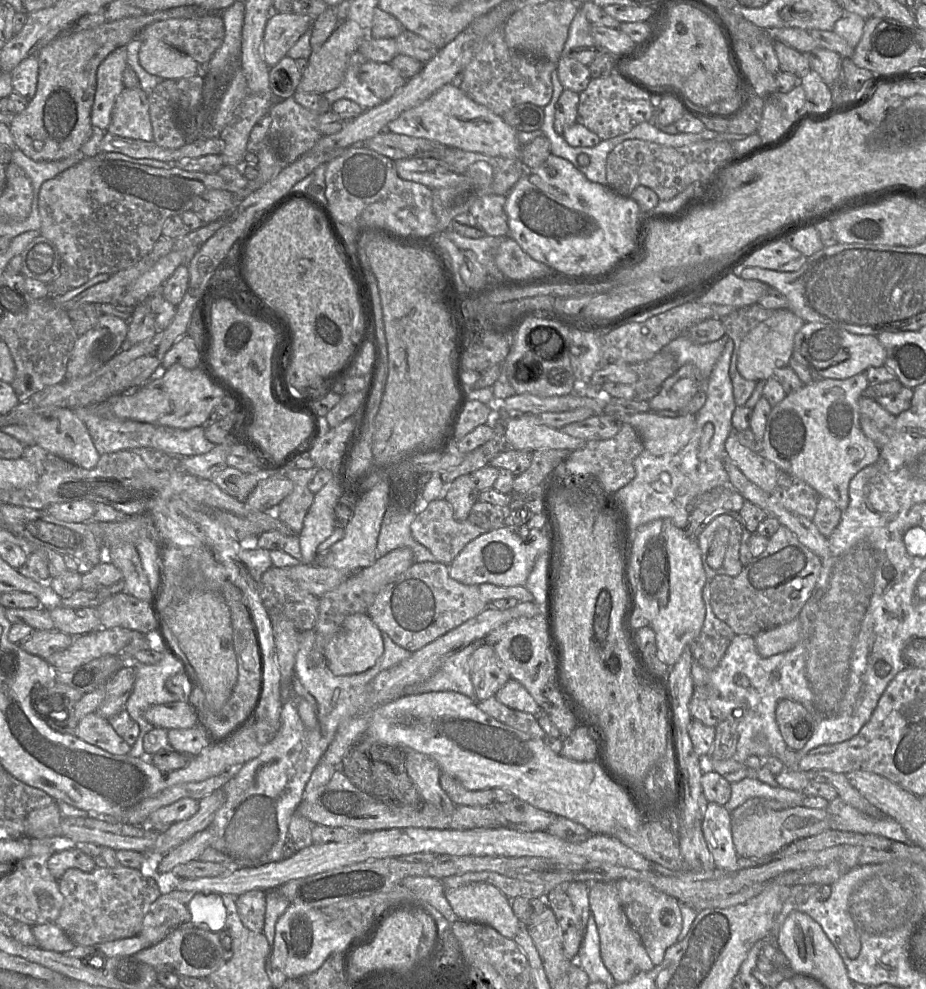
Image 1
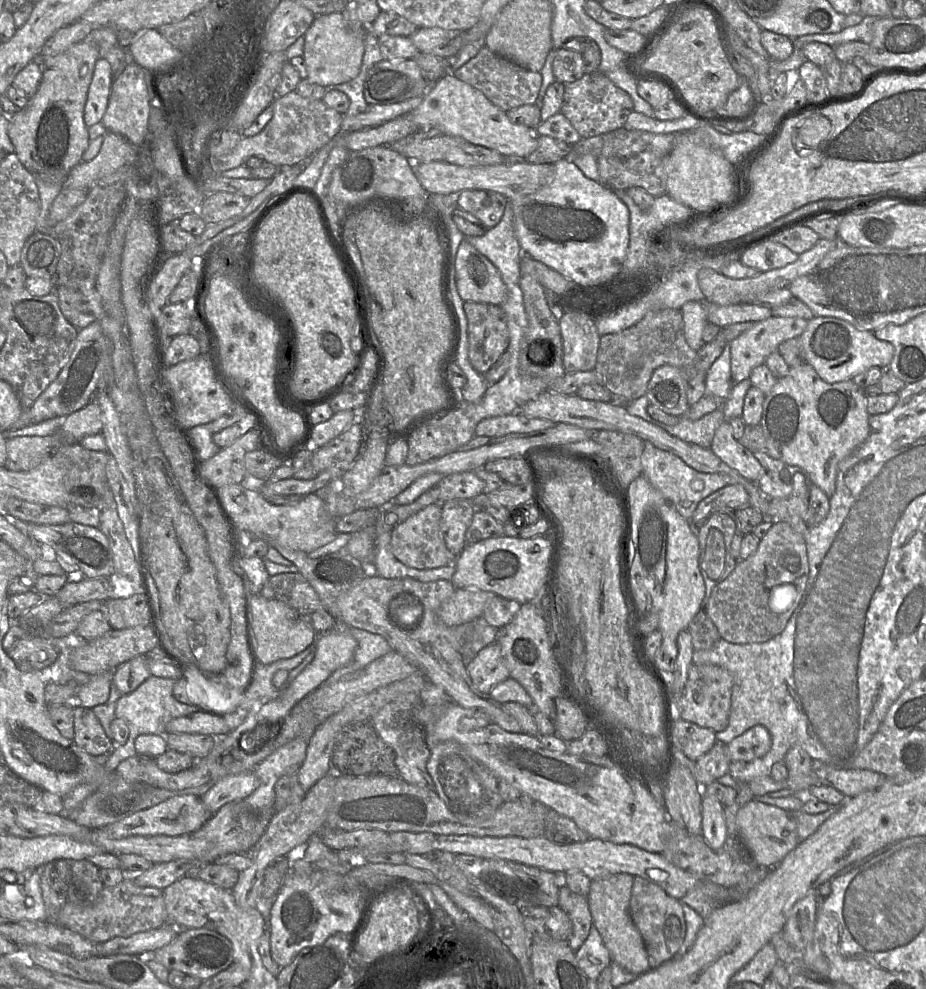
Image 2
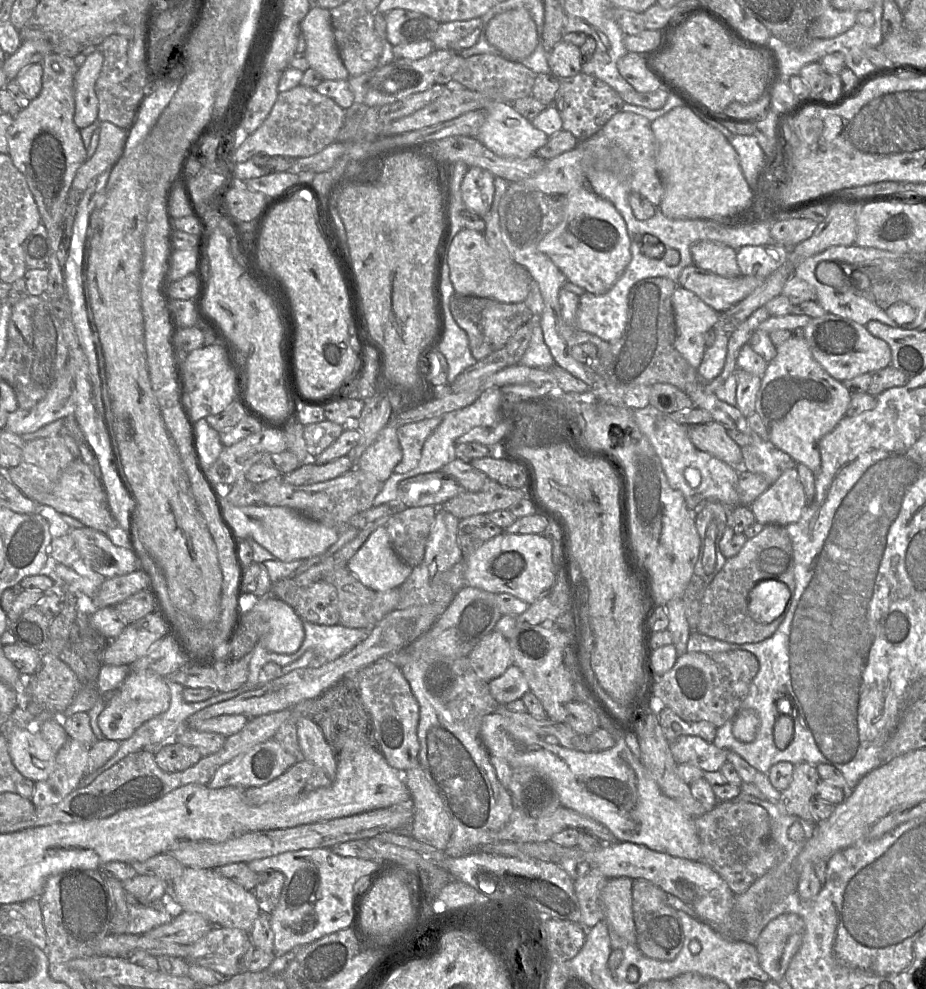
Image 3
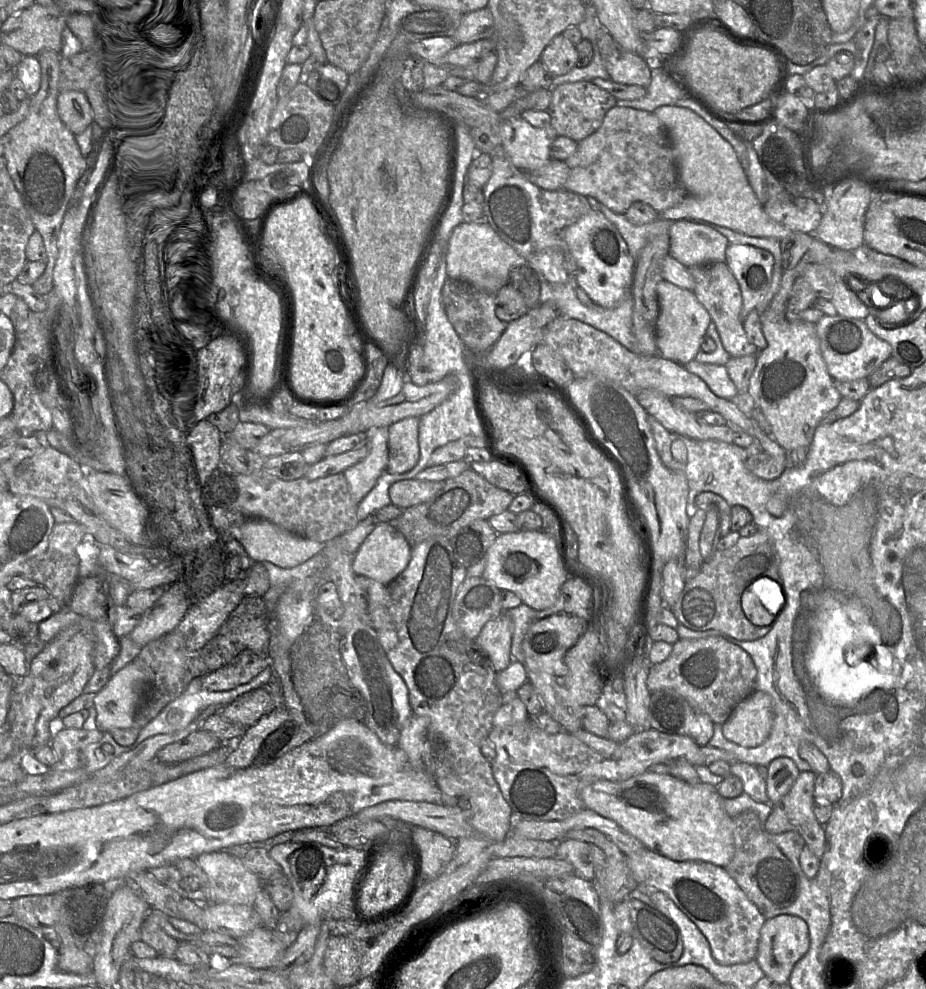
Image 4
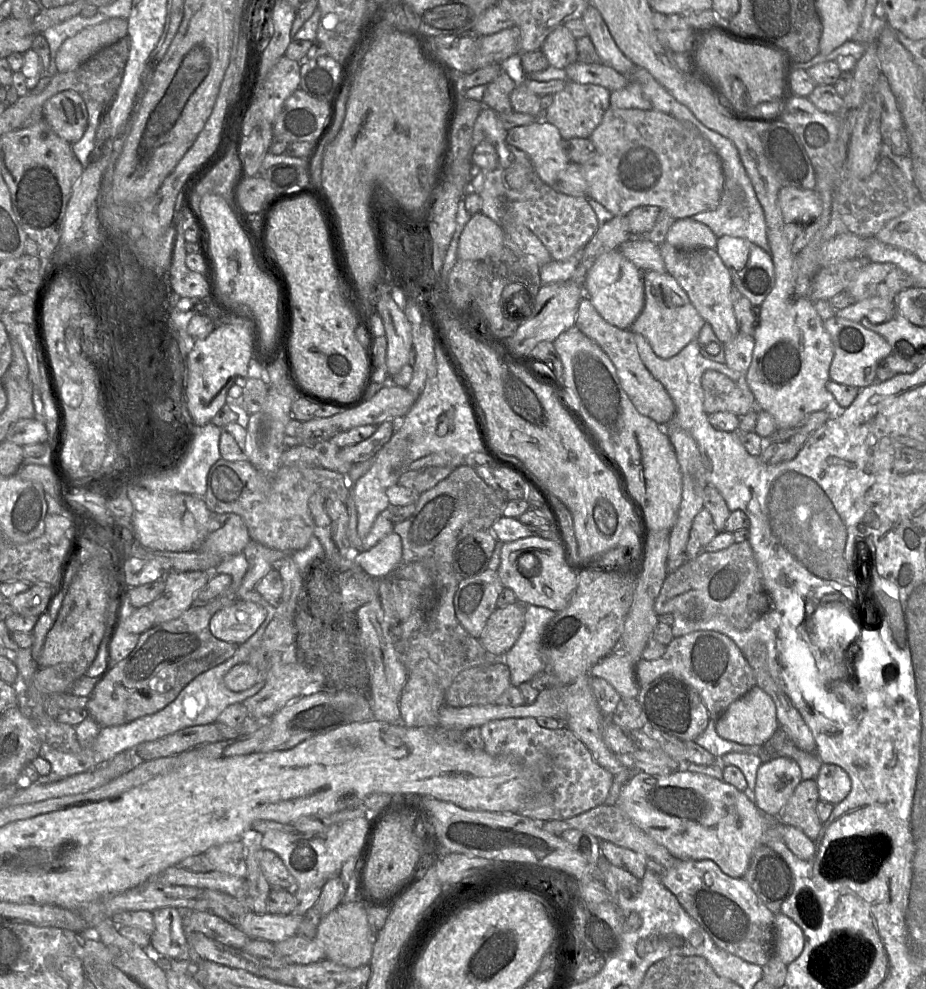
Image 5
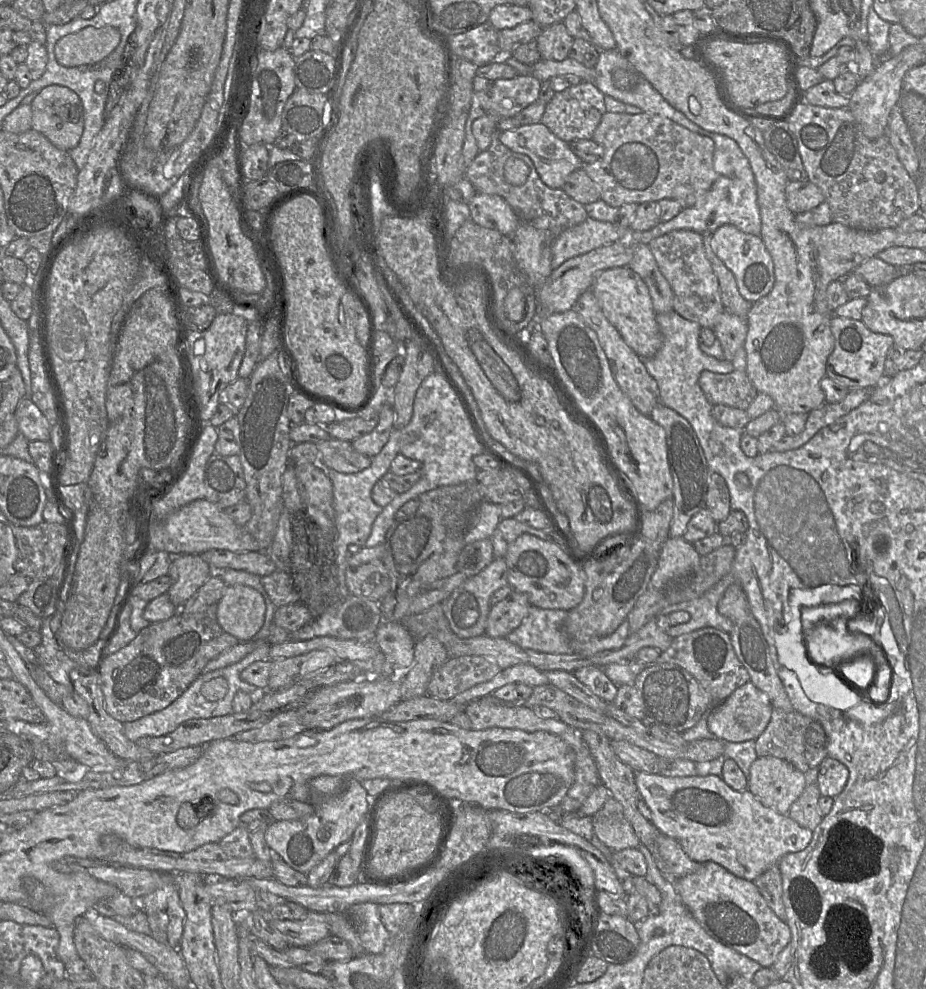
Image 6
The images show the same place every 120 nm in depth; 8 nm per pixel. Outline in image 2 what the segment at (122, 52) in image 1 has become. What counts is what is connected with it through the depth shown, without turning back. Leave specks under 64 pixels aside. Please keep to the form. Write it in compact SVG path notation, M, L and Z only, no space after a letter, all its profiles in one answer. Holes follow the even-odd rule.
M100 57L95 64L84 107L84 121L88 127L102 121L108 107L113 80L111 64Z

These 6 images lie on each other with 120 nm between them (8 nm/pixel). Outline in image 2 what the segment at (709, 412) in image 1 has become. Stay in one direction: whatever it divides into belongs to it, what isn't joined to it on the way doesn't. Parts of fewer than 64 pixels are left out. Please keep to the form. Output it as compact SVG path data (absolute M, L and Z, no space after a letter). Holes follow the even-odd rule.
M728 343L705 375L705 394L719 399L722 406L728 399L734 384L731 376L730 344Z

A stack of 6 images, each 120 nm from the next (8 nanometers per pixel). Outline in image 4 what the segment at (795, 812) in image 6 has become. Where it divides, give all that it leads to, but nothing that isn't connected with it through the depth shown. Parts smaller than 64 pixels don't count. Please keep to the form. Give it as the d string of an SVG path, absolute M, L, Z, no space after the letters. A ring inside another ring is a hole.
M801 771L790 791L779 802L772 805L772 812L765 823L765 830L776 834L787 831L799 833L814 855L821 859L826 848L826 835L824 825L818 822L813 811L816 801L814 797L815 781L816 773Z

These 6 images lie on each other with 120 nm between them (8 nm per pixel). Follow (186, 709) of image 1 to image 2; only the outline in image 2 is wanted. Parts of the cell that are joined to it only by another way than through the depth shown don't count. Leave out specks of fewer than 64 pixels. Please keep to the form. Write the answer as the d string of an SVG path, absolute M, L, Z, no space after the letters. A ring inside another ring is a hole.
M196 711L192 714L172 719L166 725L167 733L207 734L220 738L231 729L224 715L209 711Z

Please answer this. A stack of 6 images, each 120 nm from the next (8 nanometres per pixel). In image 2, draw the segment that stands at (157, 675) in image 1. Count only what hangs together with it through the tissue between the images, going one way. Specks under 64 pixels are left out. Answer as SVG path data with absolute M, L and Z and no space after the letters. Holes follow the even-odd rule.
M151 675L137 689L128 694L121 694L114 684L110 689L108 700L92 711L99 719L106 735L114 739L111 730L111 723L117 717L123 719L129 726L130 734L127 742L120 745L109 757L105 767L104 774L114 771L118 765L125 759L137 755L136 740L140 735L156 734L167 737L166 725L172 719L192 714L201 709L193 704L184 704L179 702L173 695L173 688L177 680L172 678L161 678Z

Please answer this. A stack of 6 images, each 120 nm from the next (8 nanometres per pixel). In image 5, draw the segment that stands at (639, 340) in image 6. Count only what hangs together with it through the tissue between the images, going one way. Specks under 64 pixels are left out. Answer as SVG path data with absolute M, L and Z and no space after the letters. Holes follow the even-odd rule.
M619 249L608 251L595 260L587 273L584 292L598 313L621 329L630 329L645 305L643 273Z

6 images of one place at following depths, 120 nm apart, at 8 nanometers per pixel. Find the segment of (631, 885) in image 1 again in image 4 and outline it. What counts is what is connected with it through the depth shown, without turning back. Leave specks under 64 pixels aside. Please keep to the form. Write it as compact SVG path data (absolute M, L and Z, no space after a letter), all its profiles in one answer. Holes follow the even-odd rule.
M630 898L632 936L649 955L663 964L678 961L684 943L676 923L668 916L636 898Z

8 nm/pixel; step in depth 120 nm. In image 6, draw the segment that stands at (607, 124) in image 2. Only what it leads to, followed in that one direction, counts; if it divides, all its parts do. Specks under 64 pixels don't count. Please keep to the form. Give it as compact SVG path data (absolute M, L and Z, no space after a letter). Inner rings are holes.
M582 81L562 92L555 93L553 99L546 105L541 123L547 126L558 138L568 143L574 140L592 139L602 116L607 112L605 96L594 81Z

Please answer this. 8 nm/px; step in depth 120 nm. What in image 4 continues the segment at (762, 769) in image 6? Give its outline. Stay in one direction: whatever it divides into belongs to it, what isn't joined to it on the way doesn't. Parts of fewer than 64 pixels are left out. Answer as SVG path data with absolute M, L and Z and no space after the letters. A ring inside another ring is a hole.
M778 757L768 766L766 791L771 804L779 802L792 788L799 776L795 762L787 757Z

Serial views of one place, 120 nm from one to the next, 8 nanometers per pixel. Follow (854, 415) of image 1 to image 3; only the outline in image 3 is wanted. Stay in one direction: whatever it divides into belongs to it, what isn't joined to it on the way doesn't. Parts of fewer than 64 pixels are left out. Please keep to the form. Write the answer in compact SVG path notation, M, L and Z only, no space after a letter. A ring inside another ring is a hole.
M804 337L790 338L776 349L776 357L761 378L756 412L767 427L769 440L816 475L821 469L820 442L846 416L851 393L815 360Z

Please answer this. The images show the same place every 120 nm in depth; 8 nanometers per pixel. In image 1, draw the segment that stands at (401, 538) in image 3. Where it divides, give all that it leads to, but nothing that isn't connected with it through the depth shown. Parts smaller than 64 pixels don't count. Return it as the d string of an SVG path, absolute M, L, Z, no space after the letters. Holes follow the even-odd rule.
M437 499L421 505L415 514L410 524L413 538L430 551L435 561L442 564L449 565L469 542L488 532L488 530L473 525L468 519L456 520L451 505L445 499Z

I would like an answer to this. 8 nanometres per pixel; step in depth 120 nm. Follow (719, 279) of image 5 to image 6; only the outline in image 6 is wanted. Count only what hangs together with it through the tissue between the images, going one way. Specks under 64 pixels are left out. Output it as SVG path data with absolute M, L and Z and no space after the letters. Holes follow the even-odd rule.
M674 230L656 237L648 244L658 268L673 291L673 310L701 327L714 328L717 317L725 310L719 281L706 257L702 235L691 230Z

